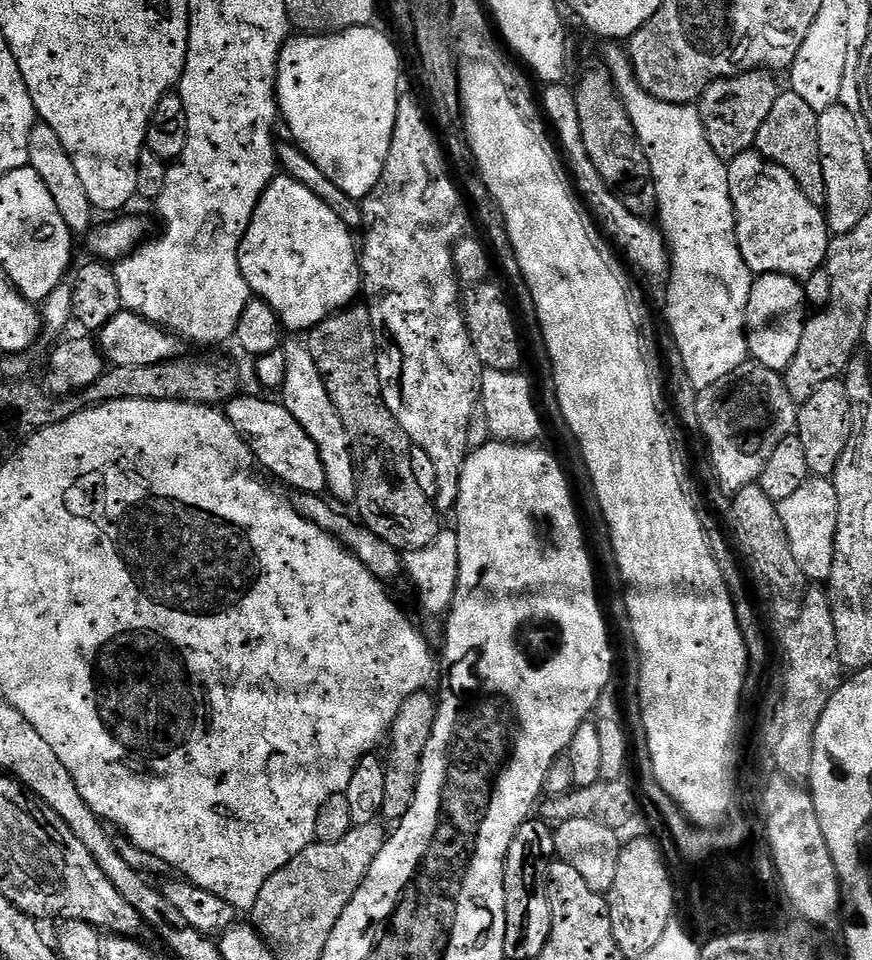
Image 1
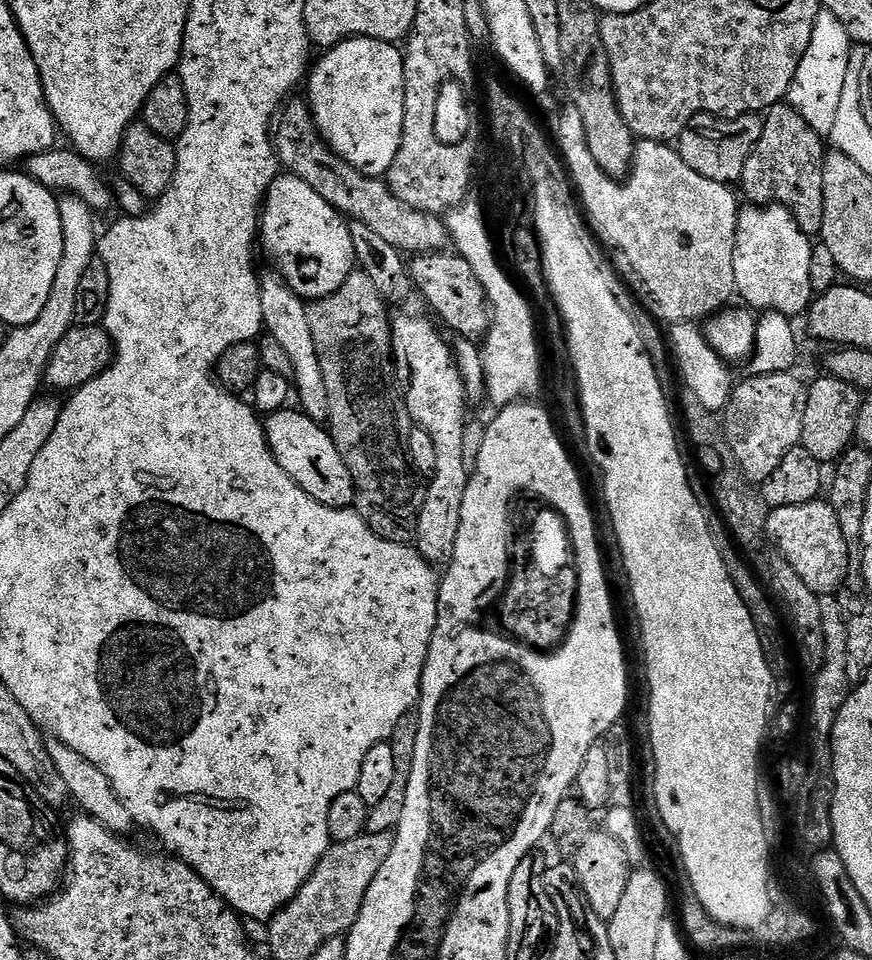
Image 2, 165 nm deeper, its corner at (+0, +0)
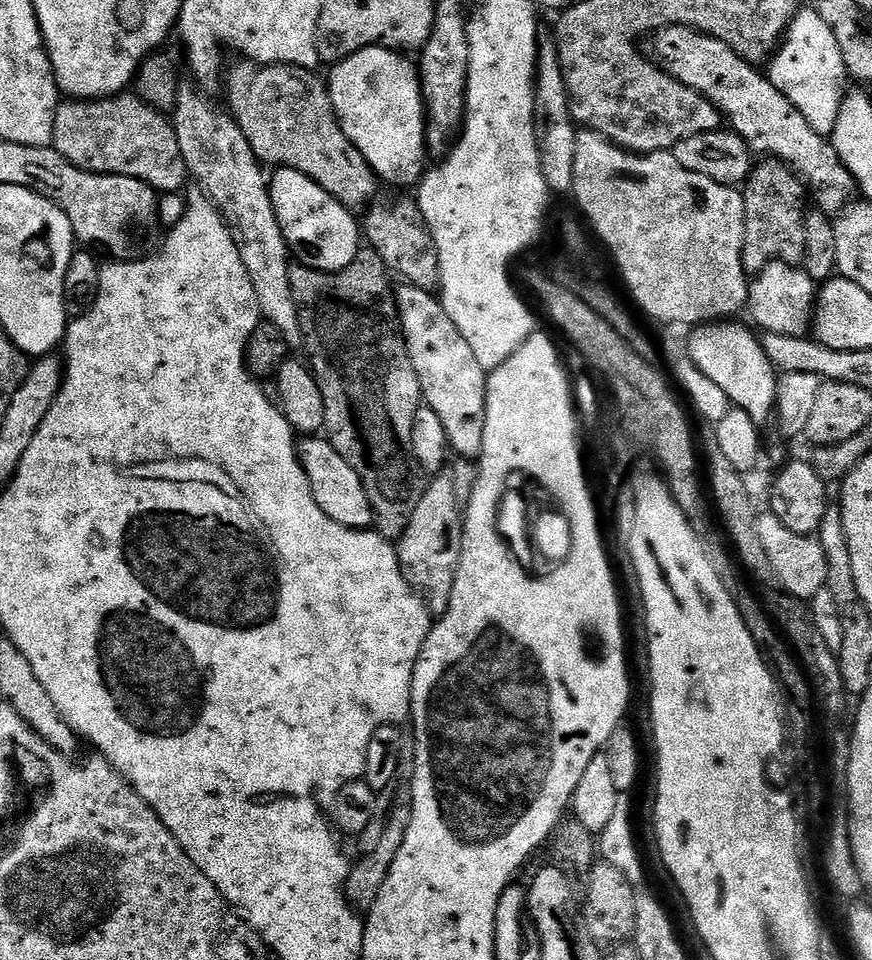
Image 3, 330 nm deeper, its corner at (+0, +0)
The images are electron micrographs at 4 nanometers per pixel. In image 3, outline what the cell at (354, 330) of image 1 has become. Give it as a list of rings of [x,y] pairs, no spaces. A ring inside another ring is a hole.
[[[362,248],[355,256],[354,262],[338,272],[323,272],[294,264],[289,267],[288,273],[290,274],[292,297],[296,307],[298,307],[302,344],[304,348],[311,345],[312,352],[316,352],[316,365],[311,369],[316,376],[318,386],[324,384],[322,398],[326,402],[326,418],[324,419],[323,431],[326,433],[326,439],[334,446],[334,450],[338,450],[338,454],[342,454],[342,458],[346,458],[346,462],[350,462],[350,466],[354,470],[354,474],[358,474],[358,478],[364,476],[361,482],[370,498],[375,531],[390,541],[399,541],[406,526],[410,526],[410,514],[414,514],[414,506],[418,506],[418,502],[422,502],[426,474],[420,469],[420,463],[418,458],[414,458],[414,450],[412,449],[414,418],[422,406],[418,374],[414,374],[414,366],[410,362],[410,354],[406,350],[404,331],[400,329],[400,315],[396,305],[396,293],[393,291],[392,285],[390,286],[390,274],[381,258],[371,248]]]

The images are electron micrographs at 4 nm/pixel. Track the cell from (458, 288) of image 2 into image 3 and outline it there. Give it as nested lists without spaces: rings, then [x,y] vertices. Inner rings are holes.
[[[415,199],[382,200],[373,203],[367,209],[368,217],[362,220],[362,232],[370,248],[378,254],[389,273],[397,272],[401,276],[401,281],[419,288],[439,289],[438,250],[434,246],[434,238],[423,216],[420,215],[419,203]]]

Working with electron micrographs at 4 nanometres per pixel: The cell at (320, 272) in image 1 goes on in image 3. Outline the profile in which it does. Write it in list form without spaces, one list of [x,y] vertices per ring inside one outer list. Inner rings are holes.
[[[276,168],[273,173],[270,176],[270,191],[274,214],[295,263],[323,272],[338,272],[354,262],[362,249],[362,228],[352,217],[355,215],[330,198],[318,182],[306,178],[306,174],[298,174],[298,170],[289,168]]]

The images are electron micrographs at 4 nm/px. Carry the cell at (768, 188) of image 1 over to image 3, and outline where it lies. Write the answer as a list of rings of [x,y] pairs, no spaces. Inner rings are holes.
[[[777,262],[768,264],[762,271],[755,273],[748,290],[746,308],[749,313],[752,311],[757,329],[787,336],[808,336],[813,327],[817,293],[817,281],[809,278],[803,267]]]

